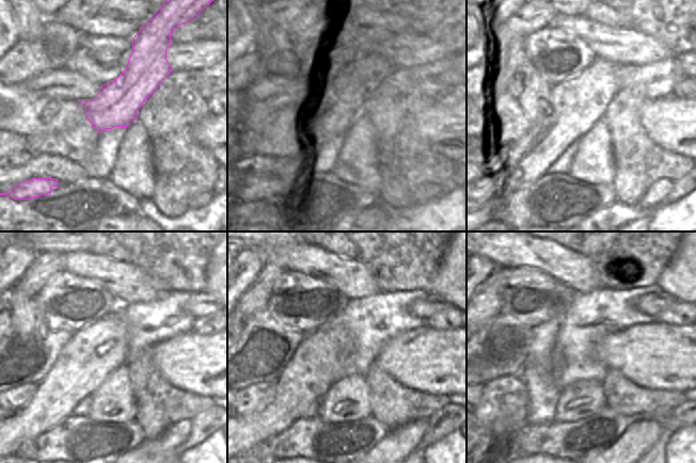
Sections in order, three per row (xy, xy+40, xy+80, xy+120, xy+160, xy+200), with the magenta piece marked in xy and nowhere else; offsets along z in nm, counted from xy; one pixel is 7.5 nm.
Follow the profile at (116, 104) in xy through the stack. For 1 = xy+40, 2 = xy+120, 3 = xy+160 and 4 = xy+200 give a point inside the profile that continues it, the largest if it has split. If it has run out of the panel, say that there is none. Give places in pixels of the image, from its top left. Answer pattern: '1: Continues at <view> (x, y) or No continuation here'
1: Continues at xy+40 (342, 108)
2: Continues at xy+120 (95, 350)
3: Continues at xy+160 (317, 364)
4: Continues at xy+200 (538, 376).

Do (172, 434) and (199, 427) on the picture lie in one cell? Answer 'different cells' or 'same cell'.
different cells

